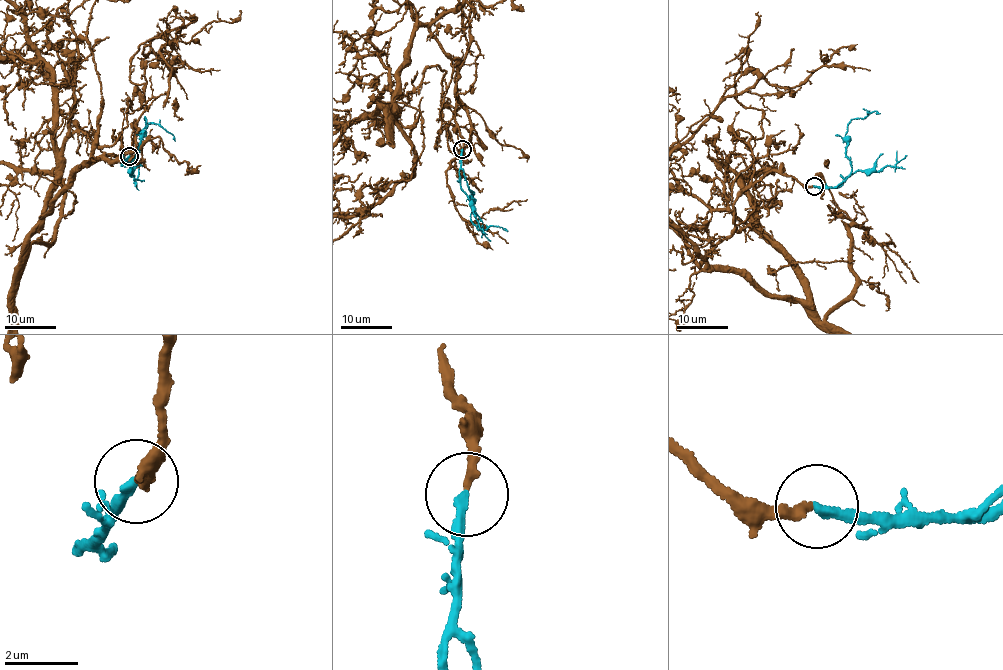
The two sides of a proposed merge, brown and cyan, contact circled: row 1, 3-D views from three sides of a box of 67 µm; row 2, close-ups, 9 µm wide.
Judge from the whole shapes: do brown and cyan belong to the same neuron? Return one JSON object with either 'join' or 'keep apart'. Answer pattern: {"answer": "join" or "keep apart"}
{"answer": "join"}

